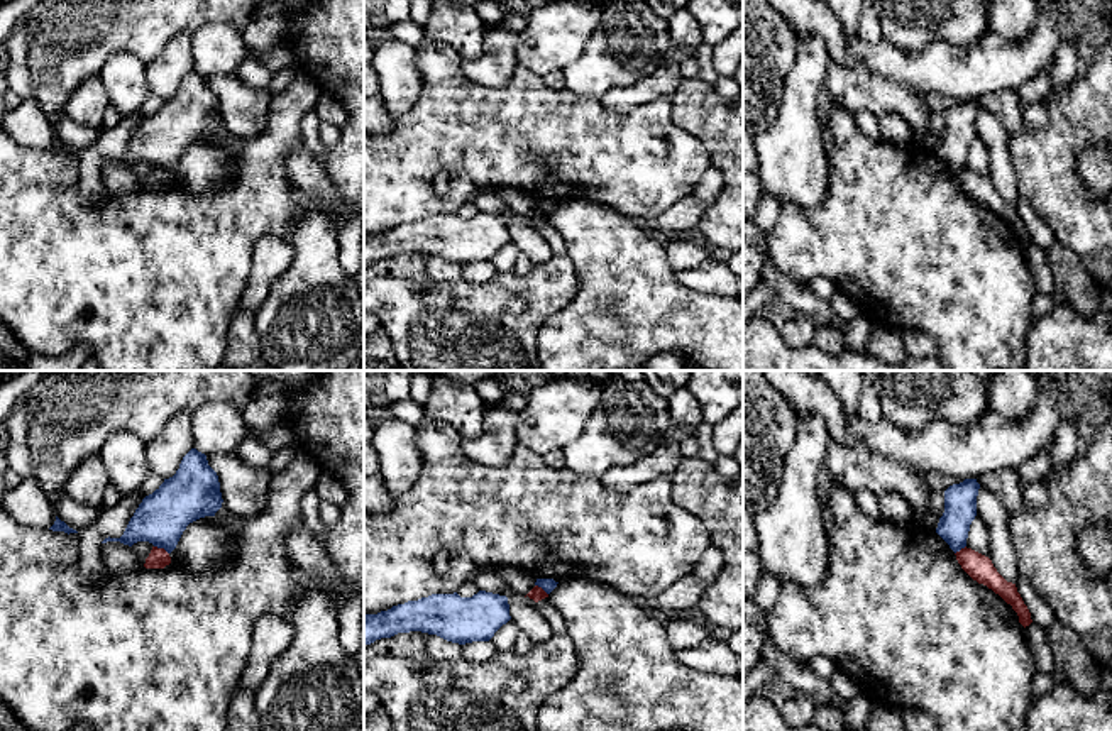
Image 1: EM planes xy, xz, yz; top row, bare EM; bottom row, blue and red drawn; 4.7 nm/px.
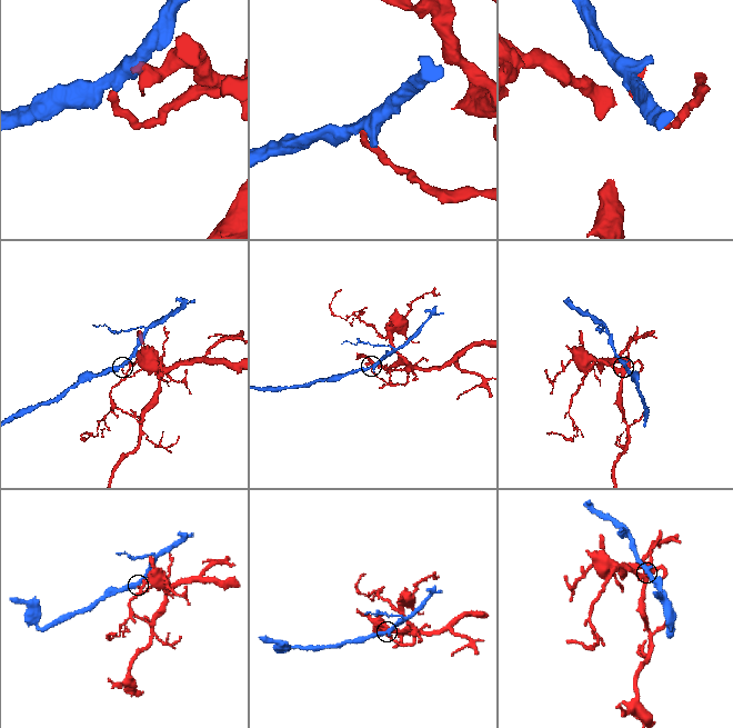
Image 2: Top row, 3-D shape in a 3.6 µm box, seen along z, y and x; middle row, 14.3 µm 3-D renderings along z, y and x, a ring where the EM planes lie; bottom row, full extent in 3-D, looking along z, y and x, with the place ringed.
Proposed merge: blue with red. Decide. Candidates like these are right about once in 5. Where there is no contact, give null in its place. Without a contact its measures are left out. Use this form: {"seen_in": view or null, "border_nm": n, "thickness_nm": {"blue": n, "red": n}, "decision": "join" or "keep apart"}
{"seen_in": "xy", "border_nm": 80, "thickness_nm": {"blue": 240, "red": 100}, "decision": "keep apart"}

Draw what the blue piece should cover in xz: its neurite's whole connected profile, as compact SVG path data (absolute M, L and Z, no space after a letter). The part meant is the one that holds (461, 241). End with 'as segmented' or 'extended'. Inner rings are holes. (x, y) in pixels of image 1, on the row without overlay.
M486 212L472 218L432 215L377 235L364 235L364 266L410 252L437 256L459 266L489 262L509 240L506 217Z; as segmented

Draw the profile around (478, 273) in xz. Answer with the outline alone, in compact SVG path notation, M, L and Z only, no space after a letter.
M491 261L489 262L472 262L472 264L462 266L462 279L465 279L467 283L476 283L476 284L487 283L496 274L498 271Z

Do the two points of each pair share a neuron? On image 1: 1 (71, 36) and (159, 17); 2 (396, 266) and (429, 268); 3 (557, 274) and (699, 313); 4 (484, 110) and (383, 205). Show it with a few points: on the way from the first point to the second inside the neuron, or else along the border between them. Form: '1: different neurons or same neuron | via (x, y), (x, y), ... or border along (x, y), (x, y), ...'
1: same neuron | via (93, 17), (137, 17)
2: same neuron | via (405, 266), (420, 268)
3: different neurons | border along (567, 256), (574, 268), (576, 291), (554, 313)
4: same neuron | via (459, 129), (408, 180)

